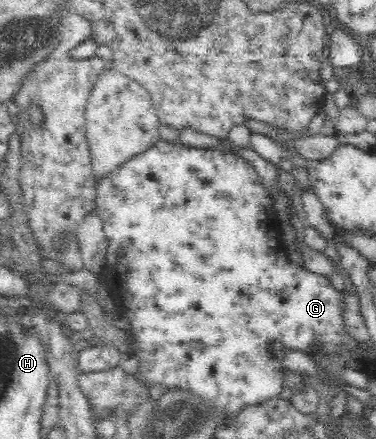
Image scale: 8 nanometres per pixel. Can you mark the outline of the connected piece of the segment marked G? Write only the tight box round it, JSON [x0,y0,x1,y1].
[96,136,358,418]

